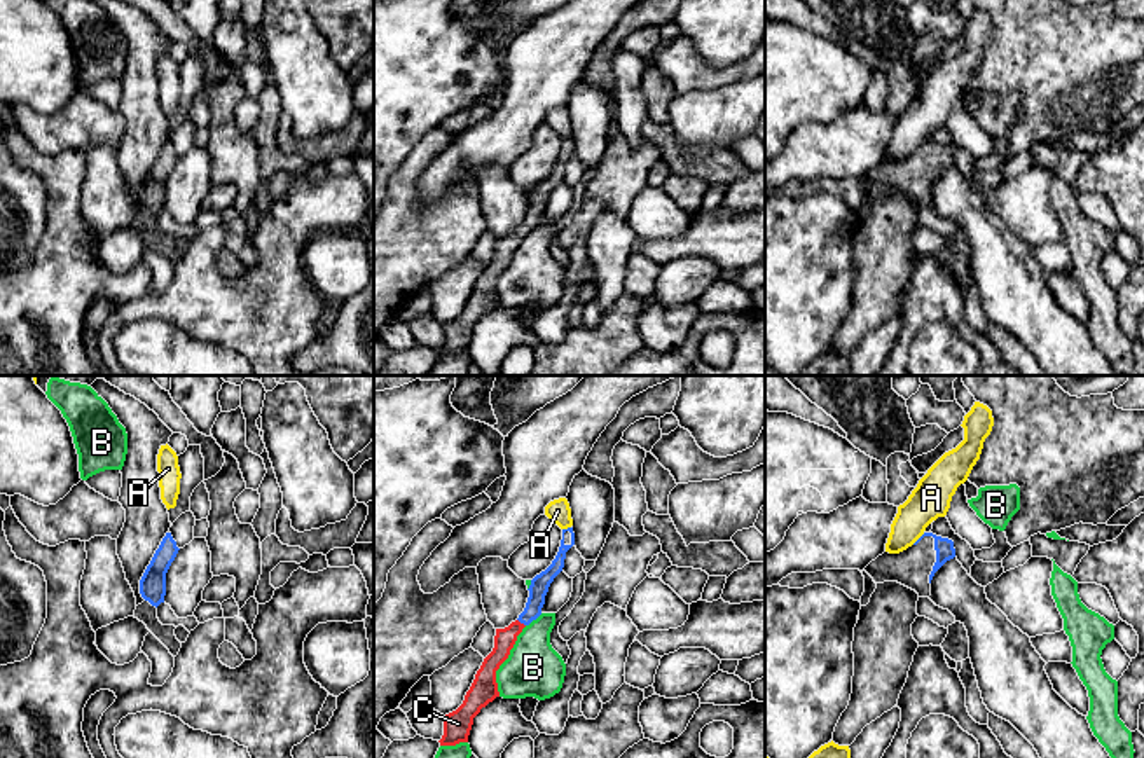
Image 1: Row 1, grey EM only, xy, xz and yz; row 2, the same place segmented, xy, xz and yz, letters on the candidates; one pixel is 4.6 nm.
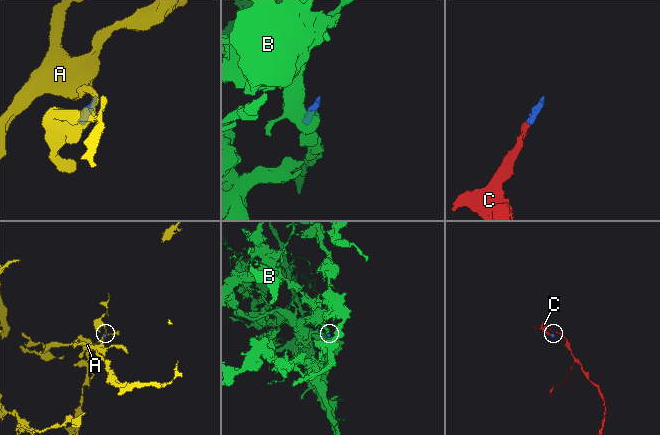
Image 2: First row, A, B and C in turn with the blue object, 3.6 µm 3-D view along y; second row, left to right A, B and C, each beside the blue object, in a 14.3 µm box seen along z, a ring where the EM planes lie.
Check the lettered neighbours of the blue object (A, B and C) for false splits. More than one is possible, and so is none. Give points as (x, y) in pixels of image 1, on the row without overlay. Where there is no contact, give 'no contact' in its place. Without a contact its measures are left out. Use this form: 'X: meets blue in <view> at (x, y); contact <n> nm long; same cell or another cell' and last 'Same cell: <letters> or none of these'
A: meets blue in yz at (919, 147); contact 80 nm long; another cell
B: meets blue in xz at (533, 227); contact 100 nm long; another cell
C: meets blue in xz at (521, 231); contact 50 nm long; same cell
Same cell: C

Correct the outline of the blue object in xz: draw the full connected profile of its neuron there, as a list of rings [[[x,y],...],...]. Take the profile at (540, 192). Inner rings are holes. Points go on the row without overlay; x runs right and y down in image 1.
[[[573,136],[562,138],[562,148],[555,168],[545,180],[531,189],[531,194],[527,197],[529,206],[524,220],[508,236],[496,238],[494,257],[484,267],[480,278],[477,279],[463,313],[456,320],[444,325],[444,344],[438,349],[440,355],[456,355],[459,351],[468,351],[473,327],[480,321],[482,316],[500,306],[496,279],[508,267],[510,258],[513,257],[517,245],[522,241],[522,238],[541,224],[548,196],[554,187],[562,180],[566,161],[573,154]]]

